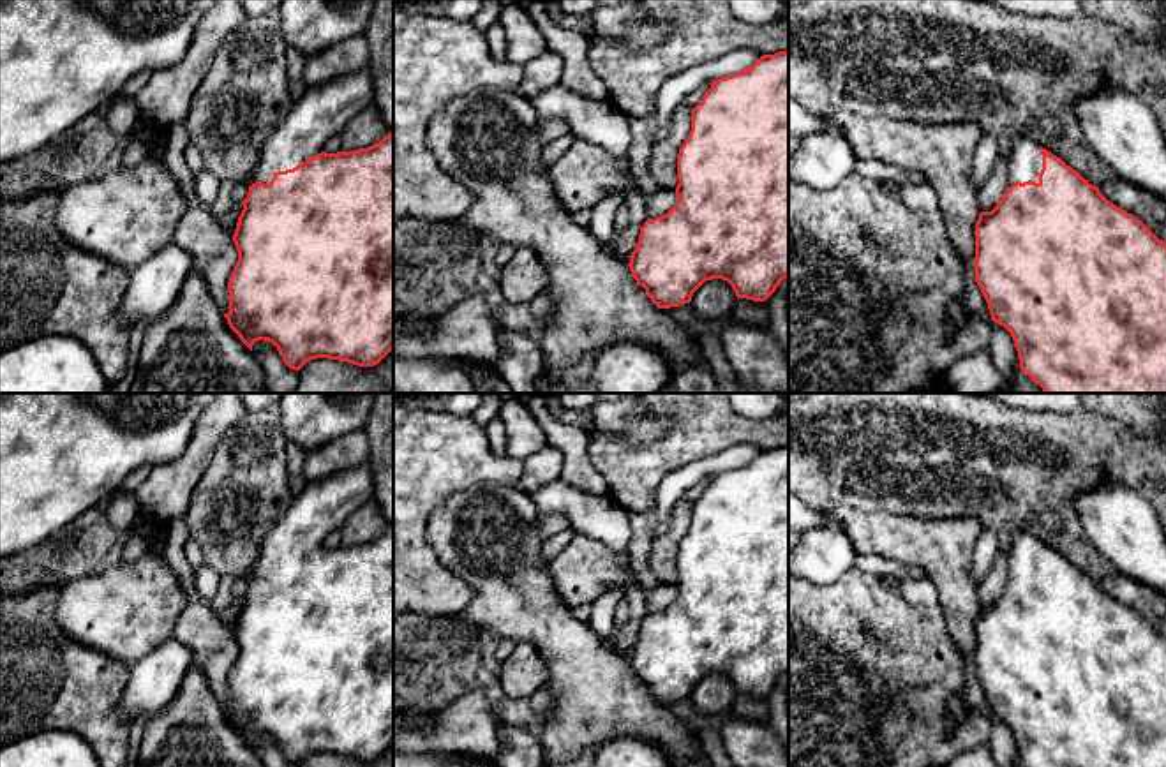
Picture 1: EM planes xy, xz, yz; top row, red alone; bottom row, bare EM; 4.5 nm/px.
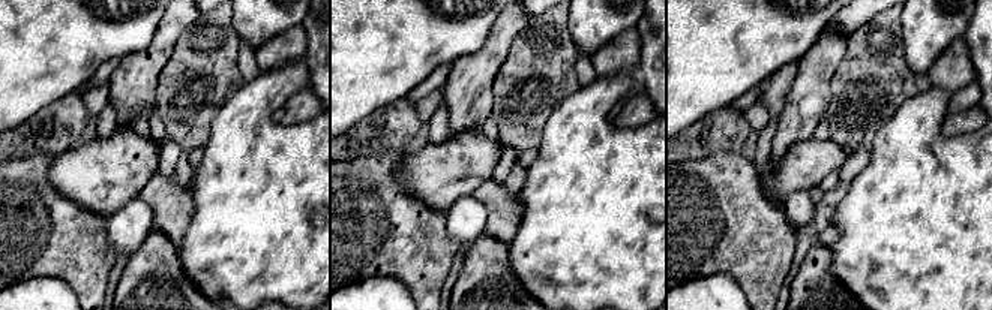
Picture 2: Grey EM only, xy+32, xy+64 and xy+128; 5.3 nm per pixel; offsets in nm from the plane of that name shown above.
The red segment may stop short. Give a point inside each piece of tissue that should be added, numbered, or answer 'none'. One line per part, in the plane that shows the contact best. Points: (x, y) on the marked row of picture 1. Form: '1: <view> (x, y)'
1: xy (323, 111)

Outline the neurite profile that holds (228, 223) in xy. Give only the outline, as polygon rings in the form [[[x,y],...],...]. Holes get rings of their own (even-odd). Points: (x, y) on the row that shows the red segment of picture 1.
[[[236,203],[236,205],[231,206],[231,210],[229,210],[224,217],[220,217],[220,219],[215,220],[217,226],[219,226],[226,235],[229,235],[231,238],[233,238],[233,235],[235,235],[236,222],[238,222],[238,217],[240,217],[242,210],[243,210],[243,205],[242,205],[242,203]]]

